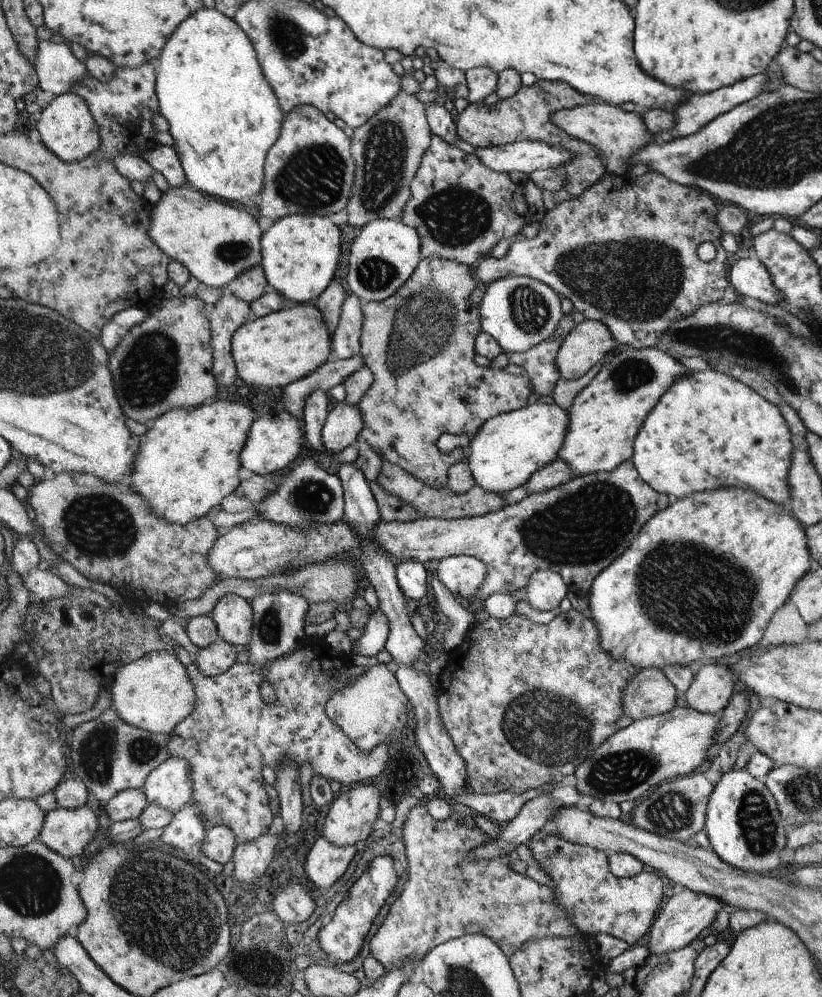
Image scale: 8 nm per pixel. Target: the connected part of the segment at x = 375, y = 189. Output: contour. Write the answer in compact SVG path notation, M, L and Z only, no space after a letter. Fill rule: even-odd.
M402 90L395 101L366 124L354 129L352 139L356 181L343 222L354 229L362 229L380 218L400 219L402 210L412 197L413 180L421 167L422 158L432 145L427 105L420 102L415 94L406 94Z

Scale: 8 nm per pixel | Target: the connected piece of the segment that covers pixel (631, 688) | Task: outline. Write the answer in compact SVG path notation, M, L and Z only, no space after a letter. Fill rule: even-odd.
M644 668L626 686L624 713L634 721L667 714L676 707L676 688L660 669Z

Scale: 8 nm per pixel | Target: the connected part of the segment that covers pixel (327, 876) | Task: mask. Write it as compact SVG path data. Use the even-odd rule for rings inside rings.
M318 838L306 856L304 872L308 881L315 887L328 888L332 886L348 868L352 858L356 856L356 846L330 846L326 838Z

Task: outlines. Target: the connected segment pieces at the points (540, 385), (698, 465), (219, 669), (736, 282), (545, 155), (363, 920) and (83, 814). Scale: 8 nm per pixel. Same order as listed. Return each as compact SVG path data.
M570 313L562 318L561 326L558 326L558 334L554 338L548 338L541 345L522 353L508 353L508 362L520 366L524 375L528 376L533 384L533 393L542 398L550 397L561 380L560 368L557 366L557 354L565 342L565 338L573 332L577 324Z
M713 368L701 372L687 371L684 379L680 378L666 390L657 407L645 419L634 451L631 462L636 464L638 475L653 490L671 499L690 497L726 486L754 490L762 494L762 498L786 506L792 497L789 484L792 442L788 424L784 422L780 410L748 384Z
M219 639L210 646L199 650L194 657L194 663L204 676L214 677L223 674L236 662L237 648Z
M758 258L736 259L730 268L733 292L742 298L752 297L764 304L776 305L780 302L780 292L776 292L766 266Z
M530 140L476 148L474 155L477 155L485 166L497 172L518 171L528 175L538 170L558 168L572 160L572 154L564 148Z
M378 856L370 862L366 872L352 884L350 896L336 908L332 920L318 932L320 948L328 954L328 957L334 956L339 962L353 962L354 958L357 958L362 944L370 932L374 918L378 915L380 908L386 904L388 896L396 888L398 878L392 856Z
M88 806L66 810L56 808L46 814L40 840L62 858L79 856L98 832L97 818Z

